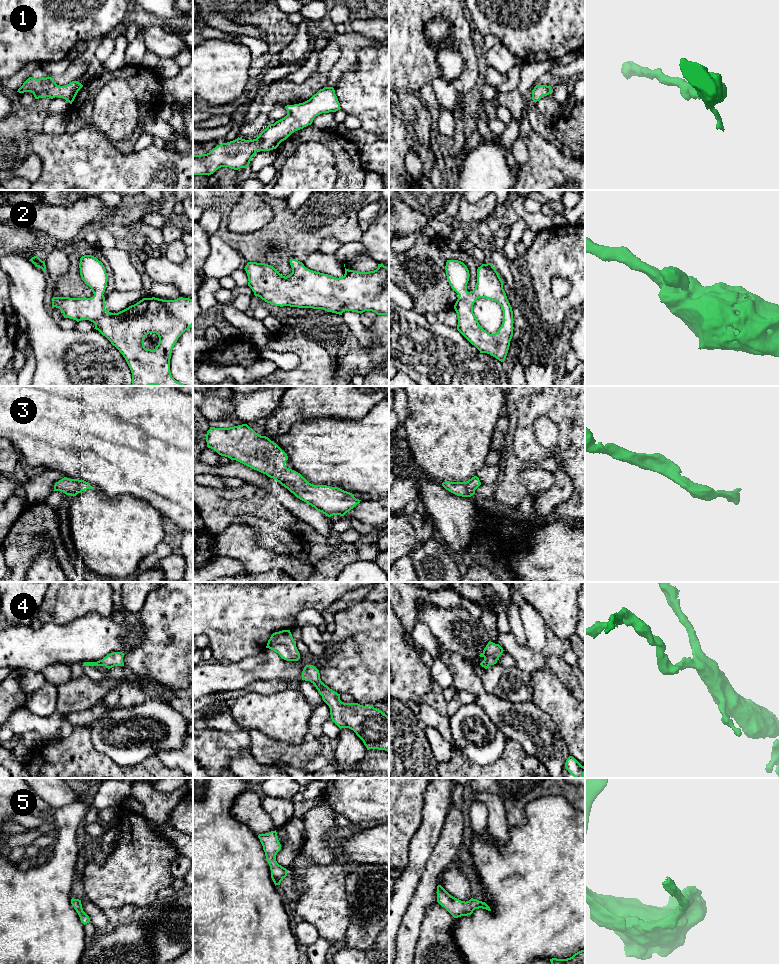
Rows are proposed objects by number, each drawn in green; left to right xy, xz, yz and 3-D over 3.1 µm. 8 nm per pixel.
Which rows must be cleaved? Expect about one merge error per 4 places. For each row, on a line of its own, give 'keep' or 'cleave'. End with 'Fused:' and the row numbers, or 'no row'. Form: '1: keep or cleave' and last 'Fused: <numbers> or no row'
1: keep
2: keep
3: keep
4: keep
5: keep
Fused: no row

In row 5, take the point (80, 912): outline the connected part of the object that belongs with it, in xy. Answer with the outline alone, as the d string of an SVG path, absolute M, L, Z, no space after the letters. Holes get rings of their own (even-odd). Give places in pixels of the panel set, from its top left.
M72 898L71 904L78 913L80 920L84 925L91 922L89 916L83 911L81 900Z

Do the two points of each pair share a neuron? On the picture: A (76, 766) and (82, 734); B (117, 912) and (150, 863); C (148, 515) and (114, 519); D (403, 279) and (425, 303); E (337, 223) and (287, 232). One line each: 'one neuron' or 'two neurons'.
A: one neuron
B: two neurons
C: one neuron
D: one neuron
E: one neuron

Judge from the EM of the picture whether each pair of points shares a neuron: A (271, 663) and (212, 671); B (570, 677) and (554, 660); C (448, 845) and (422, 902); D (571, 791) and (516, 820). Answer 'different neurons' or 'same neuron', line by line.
A: same neuron
B: same neuron
C: same neuron
D: same neuron

